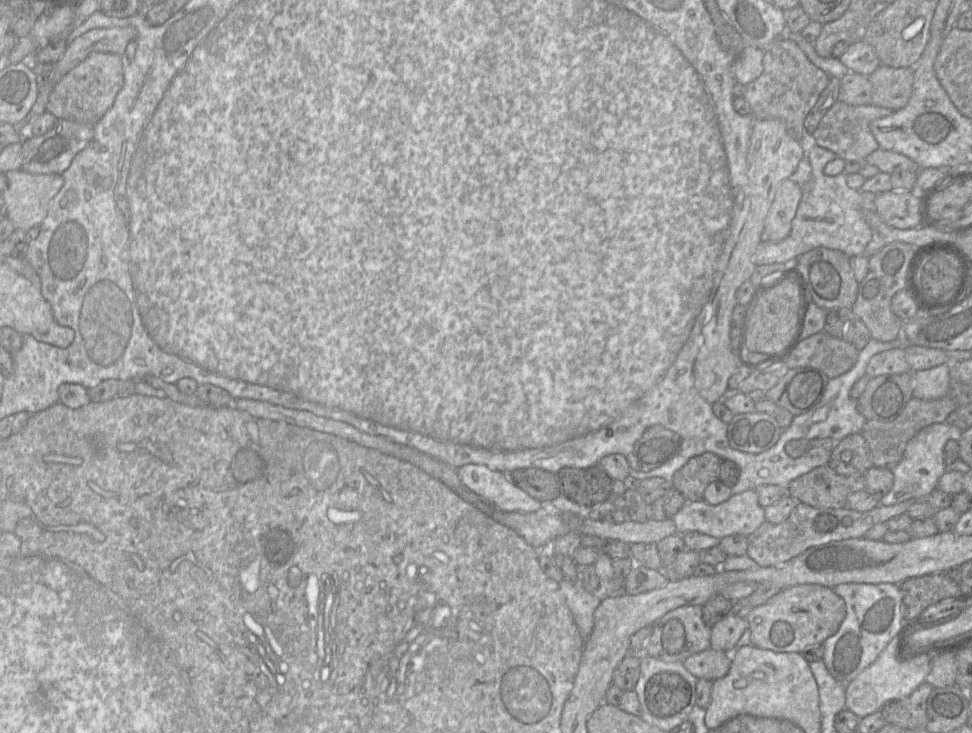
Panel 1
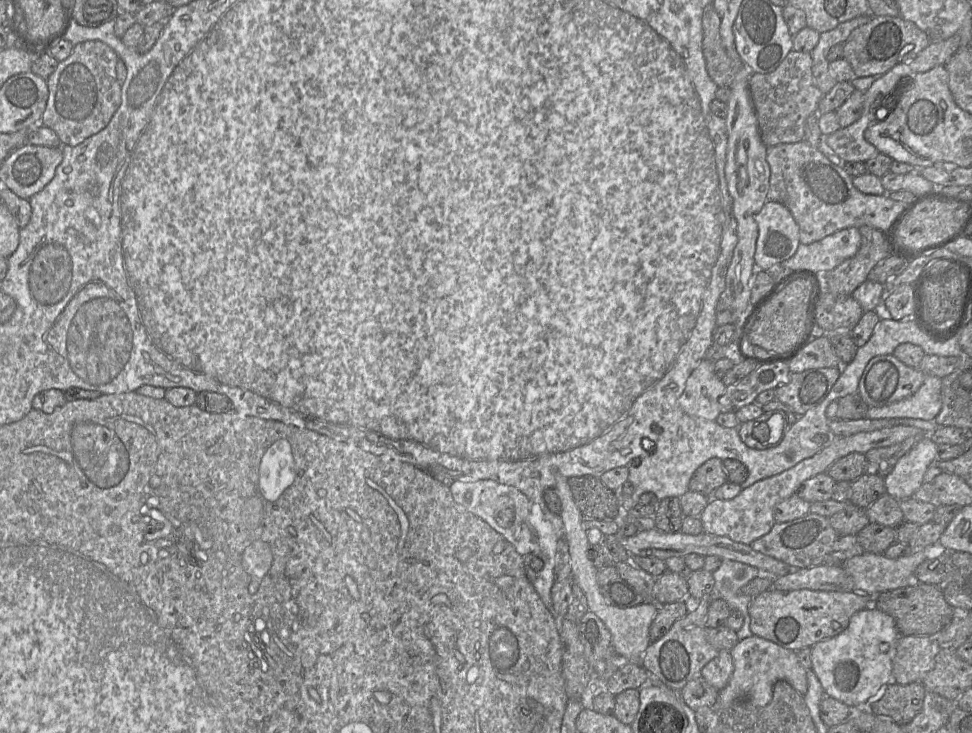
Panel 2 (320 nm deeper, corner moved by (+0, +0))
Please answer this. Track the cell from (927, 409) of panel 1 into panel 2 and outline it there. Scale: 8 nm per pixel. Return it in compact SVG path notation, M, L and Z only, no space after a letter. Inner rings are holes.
M909 437L904 441L882 448L869 450L866 456L866 474L885 478L894 468L897 461L905 455L920 439Z

